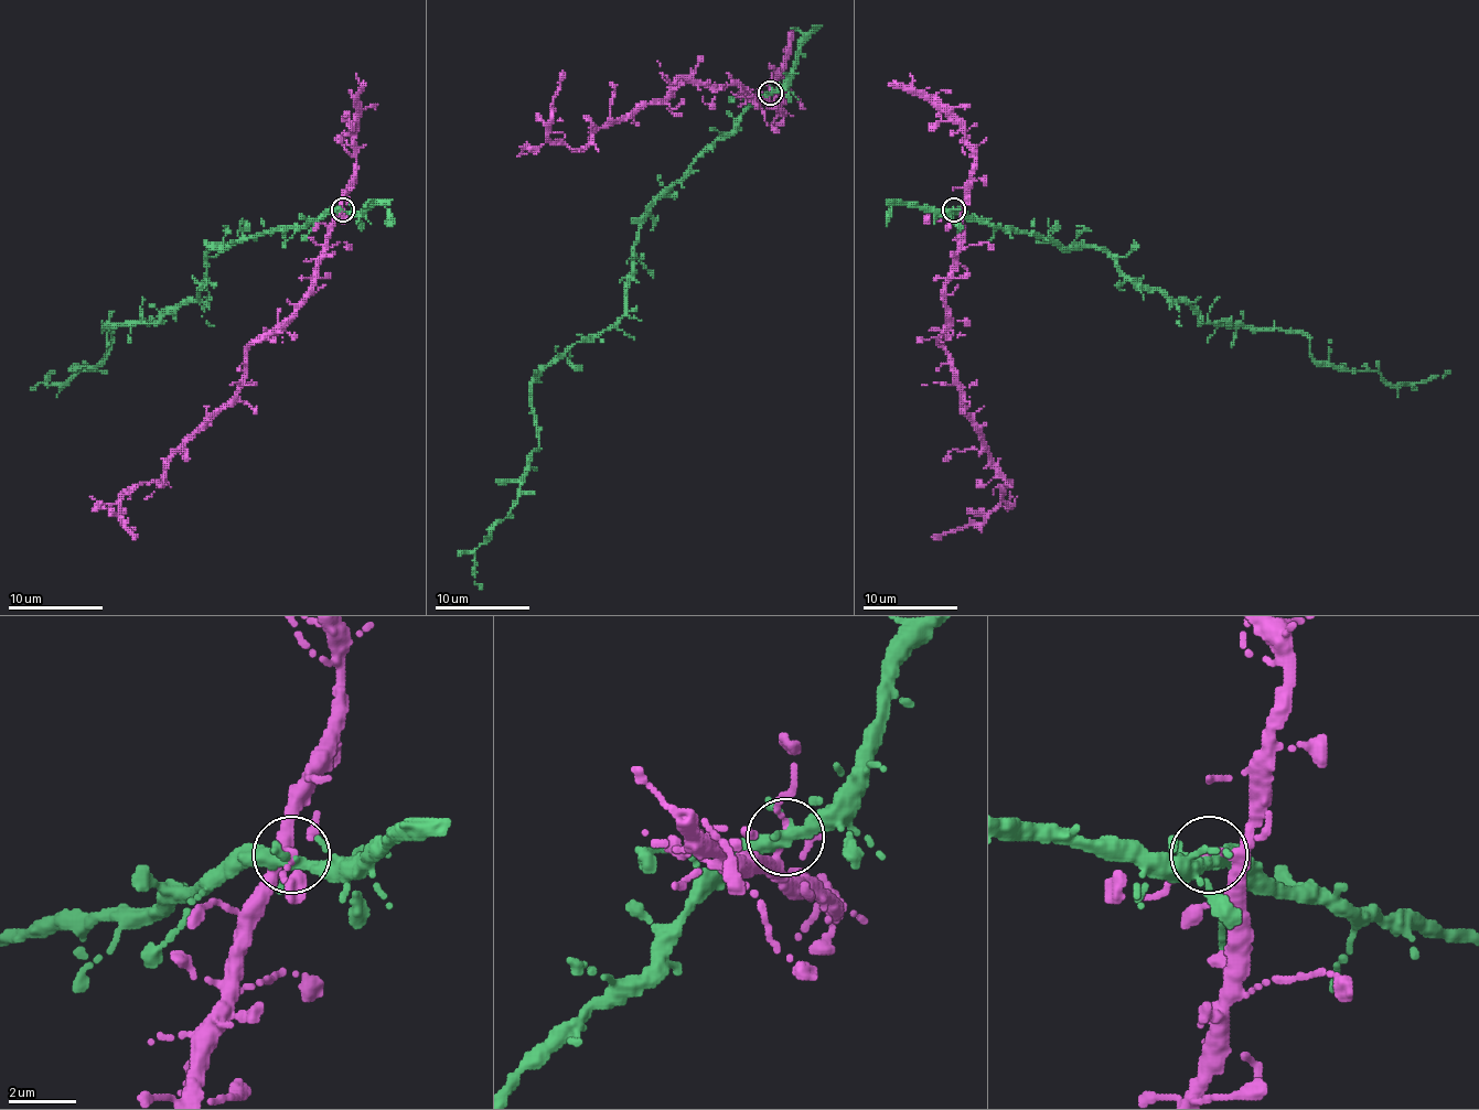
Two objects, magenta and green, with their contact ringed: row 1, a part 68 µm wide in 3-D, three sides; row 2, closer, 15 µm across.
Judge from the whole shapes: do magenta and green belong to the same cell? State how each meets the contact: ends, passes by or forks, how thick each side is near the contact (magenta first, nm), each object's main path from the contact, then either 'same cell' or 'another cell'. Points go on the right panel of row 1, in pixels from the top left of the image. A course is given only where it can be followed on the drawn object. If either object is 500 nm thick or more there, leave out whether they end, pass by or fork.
magenta passes by | green forks | 180/320 nm | magenta via (953, 209), (960, 212), (960, 249), (945, 286), (941, 344), (965, 416), (1010, 482), (984, 520), (931, 537) | green via (953, 212), (1062, 247), (1101, 247), (1202, 323), (1295, 331), (1317, 362), (1376, 370), (1393, 385), (1449, 370) | same cell

